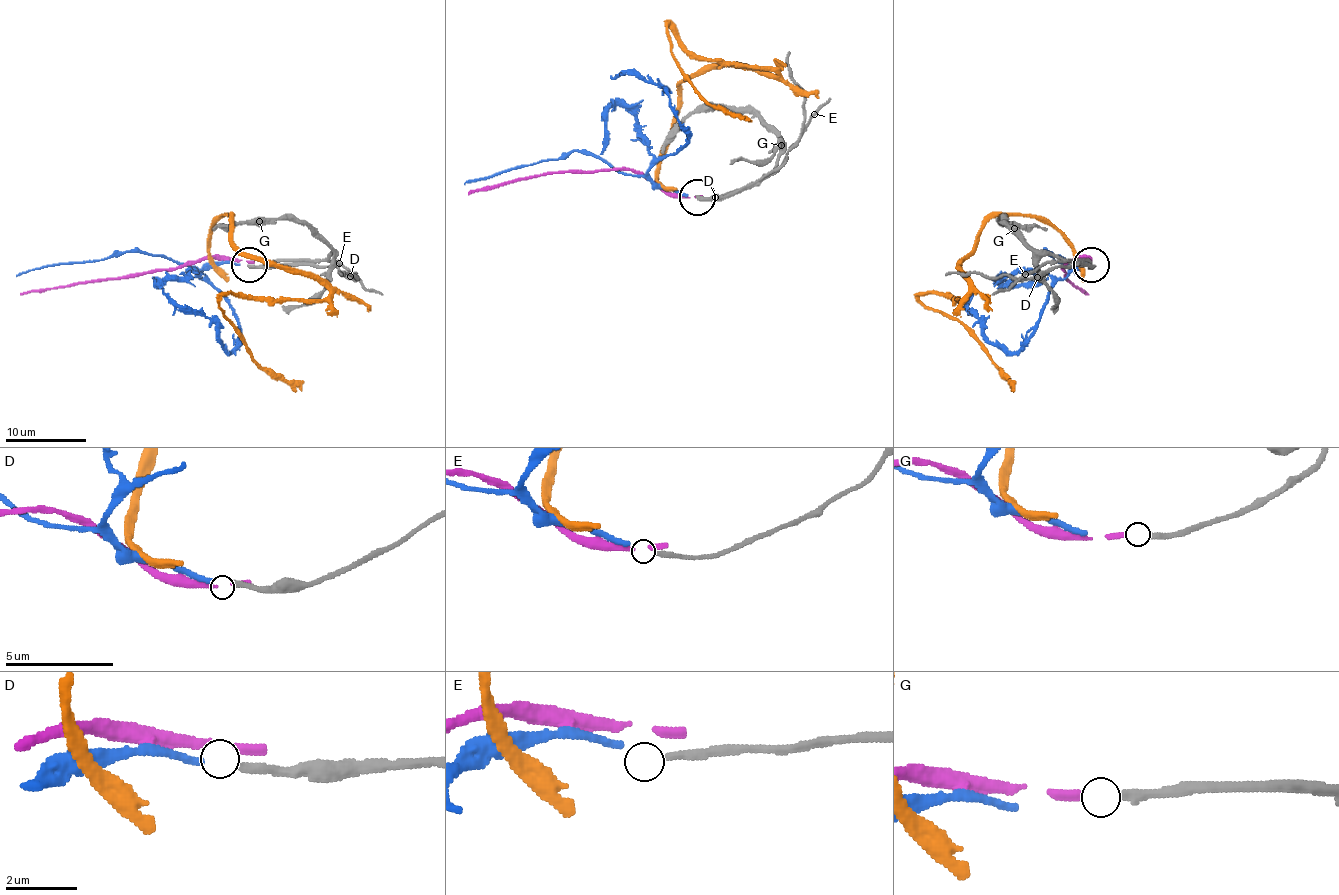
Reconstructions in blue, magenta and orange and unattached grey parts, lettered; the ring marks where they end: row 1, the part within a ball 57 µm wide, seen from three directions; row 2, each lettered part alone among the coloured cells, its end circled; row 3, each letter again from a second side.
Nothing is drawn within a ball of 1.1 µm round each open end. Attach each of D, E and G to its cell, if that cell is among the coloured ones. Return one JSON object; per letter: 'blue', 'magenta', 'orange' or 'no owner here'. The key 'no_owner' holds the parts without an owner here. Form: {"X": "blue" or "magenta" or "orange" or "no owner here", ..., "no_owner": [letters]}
{"D": "blue", "E": "no owner here", "G": "magenta", "no_owner": ["E"]}

